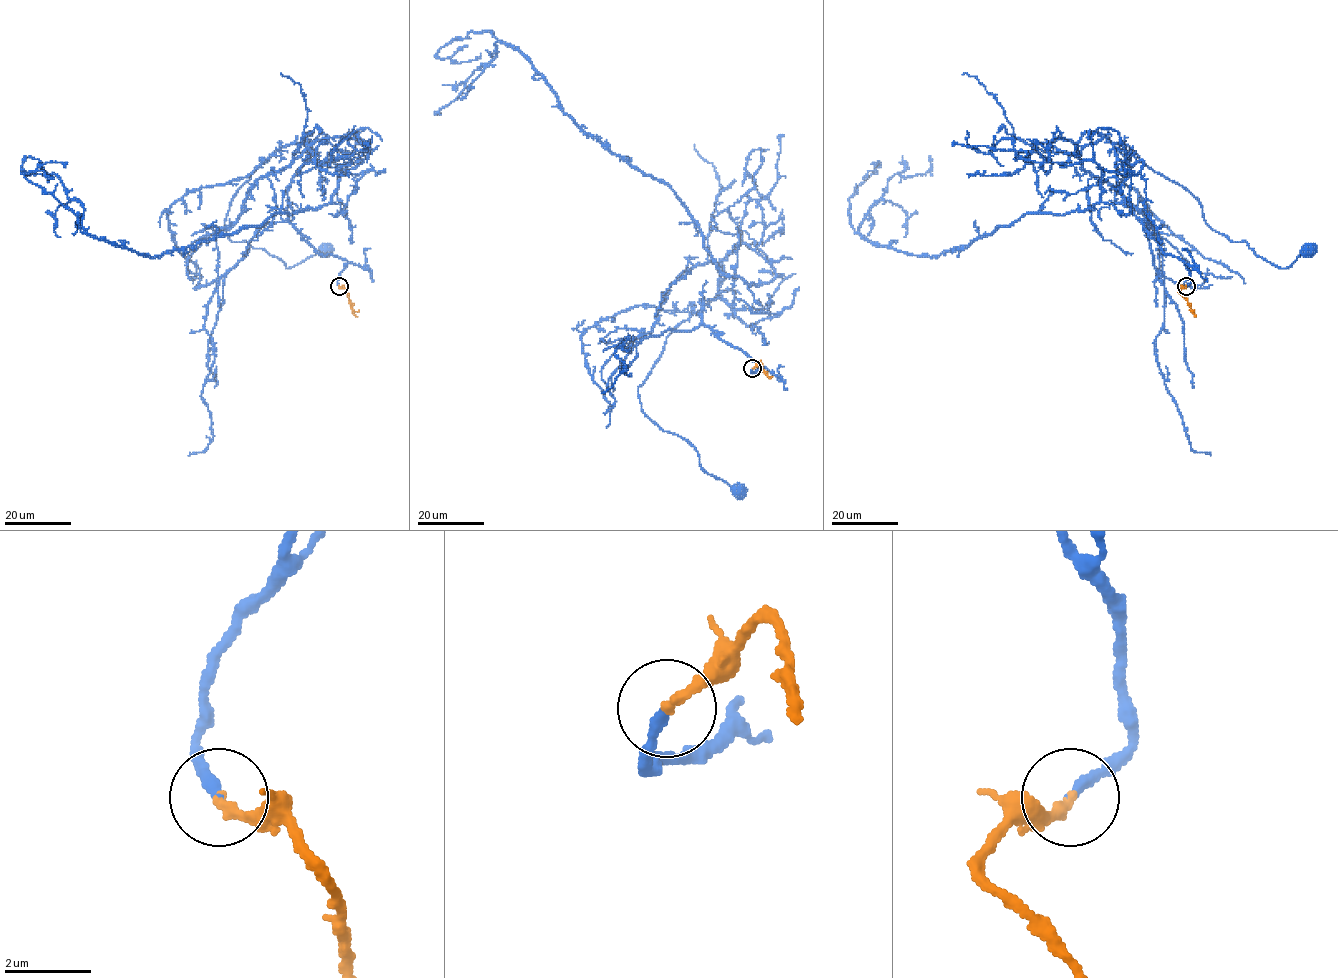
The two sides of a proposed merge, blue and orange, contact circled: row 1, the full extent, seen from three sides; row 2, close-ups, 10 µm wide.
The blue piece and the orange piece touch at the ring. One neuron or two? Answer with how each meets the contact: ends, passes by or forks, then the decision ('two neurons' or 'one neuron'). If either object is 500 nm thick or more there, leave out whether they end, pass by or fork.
blue ends | orange ends | one neuron

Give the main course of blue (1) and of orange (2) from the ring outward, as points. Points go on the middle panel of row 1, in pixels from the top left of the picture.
1: (753, 368), (761, 366), (702, 320), (702, 301), (717, 296), (666, 338), (637, 394), (644, 413), (740, 494)
2: (753, 368), (760, 362), (770, 378)

